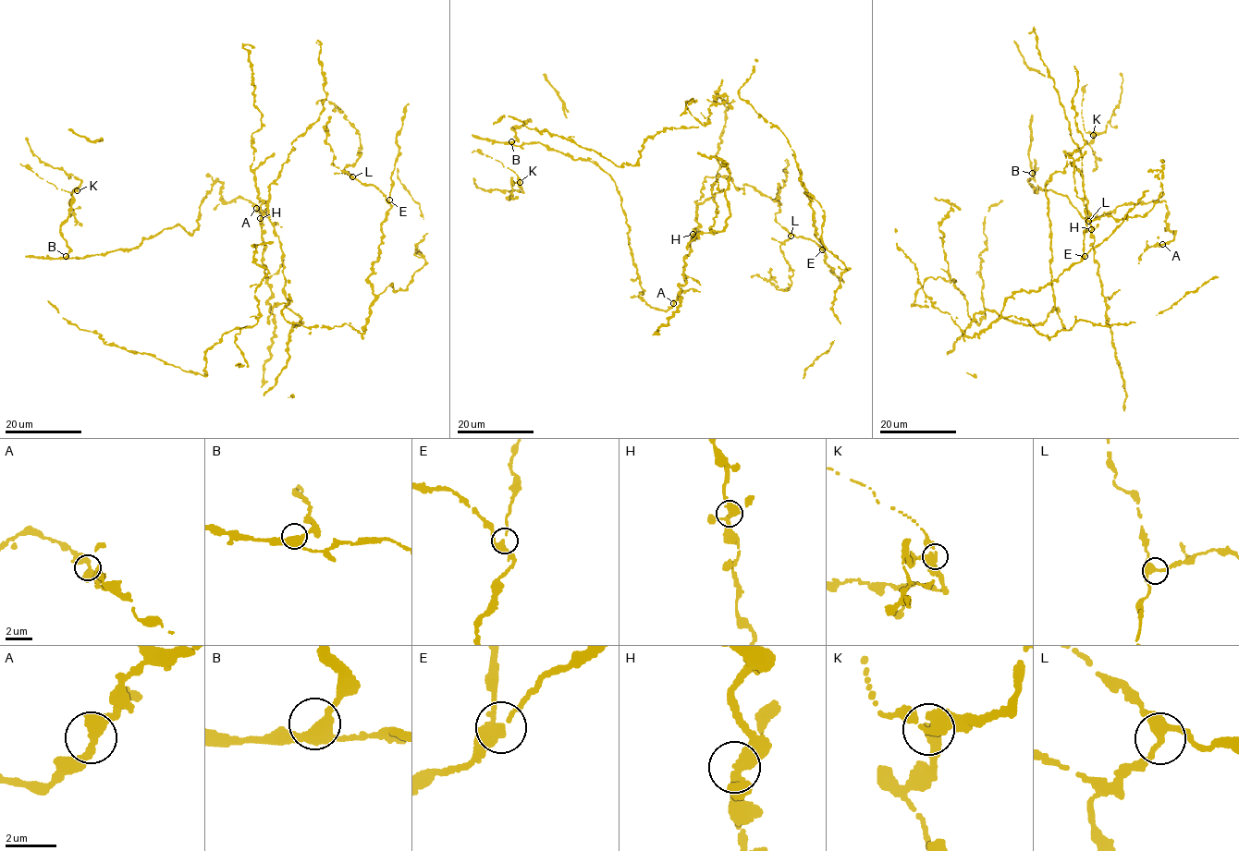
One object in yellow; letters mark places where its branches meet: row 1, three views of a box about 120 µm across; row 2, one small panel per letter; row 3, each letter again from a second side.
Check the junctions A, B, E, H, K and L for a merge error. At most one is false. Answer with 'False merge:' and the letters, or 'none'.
False merge: K

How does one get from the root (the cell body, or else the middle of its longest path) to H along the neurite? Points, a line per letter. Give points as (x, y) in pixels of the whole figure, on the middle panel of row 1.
H: (724, 189), (698, 204), (695, 221), (698, 225), (693, 234)

